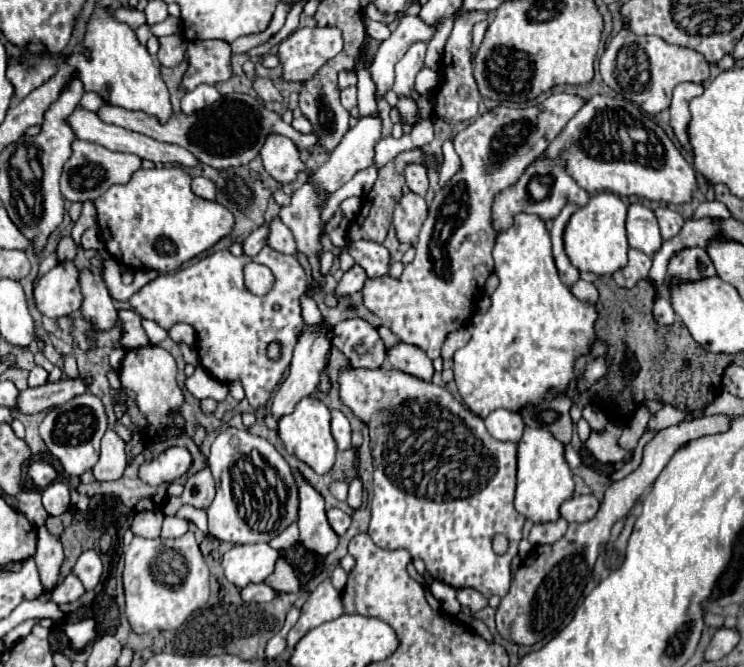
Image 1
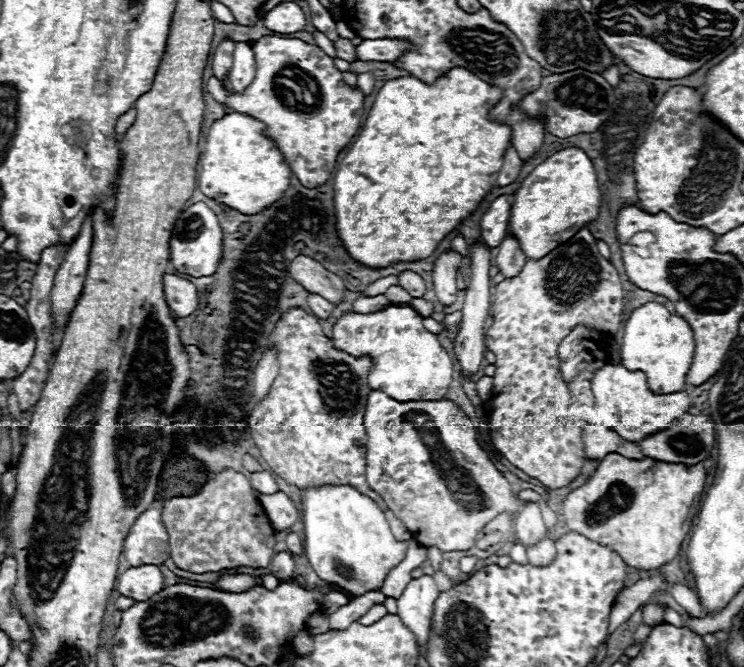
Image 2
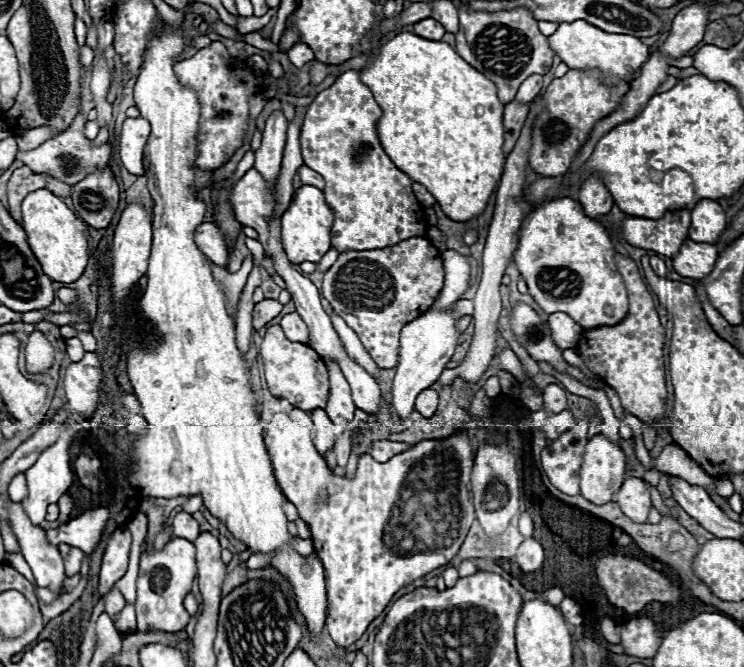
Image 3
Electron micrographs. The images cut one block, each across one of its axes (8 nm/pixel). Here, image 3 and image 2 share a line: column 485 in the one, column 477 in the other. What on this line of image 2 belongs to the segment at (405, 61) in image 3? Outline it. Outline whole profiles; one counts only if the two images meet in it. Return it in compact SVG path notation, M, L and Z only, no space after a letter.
M462 66L450 68L434 84L402 76L388 80L378 90L356 142L342 158L334 176L336 226L344 248L354 260L370 268L384 268L390 262L428 258L462 220L476 212L486 194L496 186L506 146L512 144L510 126L488 116L502 100L502 94L502 88L480 80Z

